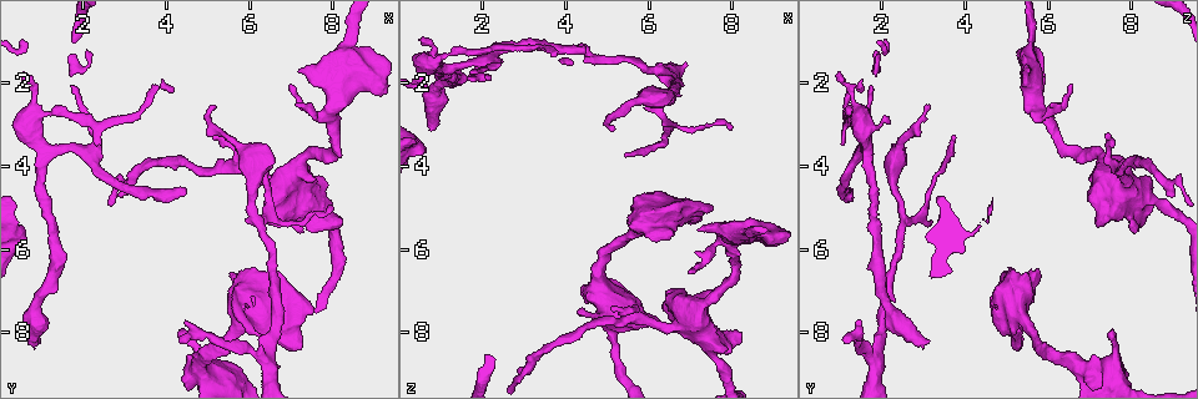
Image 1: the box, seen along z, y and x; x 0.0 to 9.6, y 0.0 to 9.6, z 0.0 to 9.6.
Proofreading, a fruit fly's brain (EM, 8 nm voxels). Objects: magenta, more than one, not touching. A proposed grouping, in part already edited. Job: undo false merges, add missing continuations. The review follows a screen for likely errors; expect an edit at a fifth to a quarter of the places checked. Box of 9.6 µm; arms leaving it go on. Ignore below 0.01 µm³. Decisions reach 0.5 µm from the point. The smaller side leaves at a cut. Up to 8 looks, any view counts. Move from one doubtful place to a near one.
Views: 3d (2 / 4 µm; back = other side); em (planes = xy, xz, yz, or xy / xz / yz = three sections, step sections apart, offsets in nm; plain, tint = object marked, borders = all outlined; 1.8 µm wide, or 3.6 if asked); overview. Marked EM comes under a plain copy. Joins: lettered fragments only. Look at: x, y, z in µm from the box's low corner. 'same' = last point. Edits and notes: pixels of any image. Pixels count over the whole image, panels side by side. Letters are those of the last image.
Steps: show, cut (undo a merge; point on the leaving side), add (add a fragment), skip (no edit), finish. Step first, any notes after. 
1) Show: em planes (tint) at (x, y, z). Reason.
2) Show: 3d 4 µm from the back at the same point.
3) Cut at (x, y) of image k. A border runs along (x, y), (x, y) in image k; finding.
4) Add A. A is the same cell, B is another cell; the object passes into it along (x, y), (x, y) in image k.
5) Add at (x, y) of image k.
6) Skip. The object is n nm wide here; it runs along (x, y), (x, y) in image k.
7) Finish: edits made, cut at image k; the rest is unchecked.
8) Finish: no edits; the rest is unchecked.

Show: 3d 4 µm at (1.70, 2.10, 1.70). Free end.

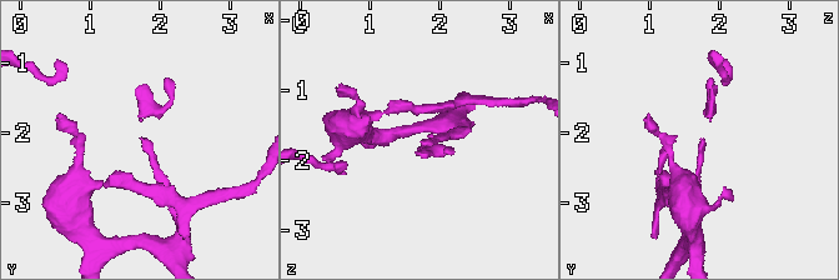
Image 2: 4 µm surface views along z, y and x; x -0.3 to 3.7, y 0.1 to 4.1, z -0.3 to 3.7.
Show: em xy step 4 (tint) at (1.70, 2.05, 1.75).

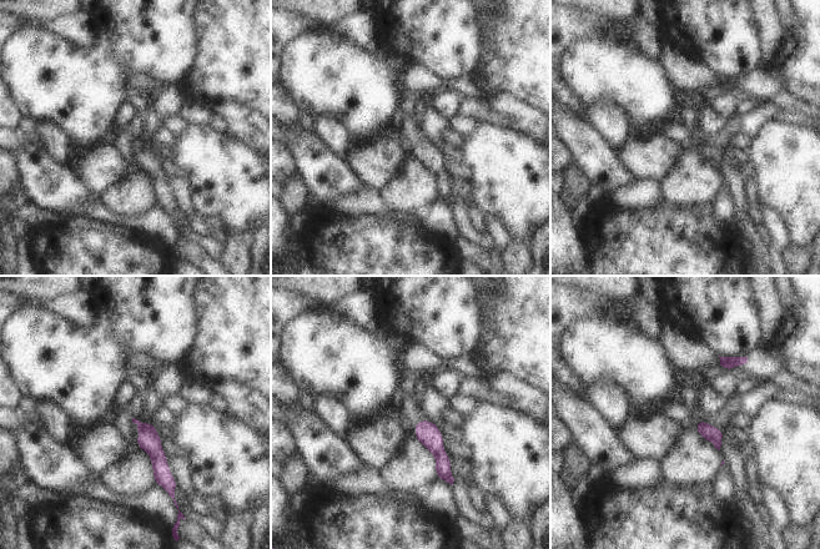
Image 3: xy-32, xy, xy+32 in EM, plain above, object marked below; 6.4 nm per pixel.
Show: em planes (borders) at the same point. Another direction.

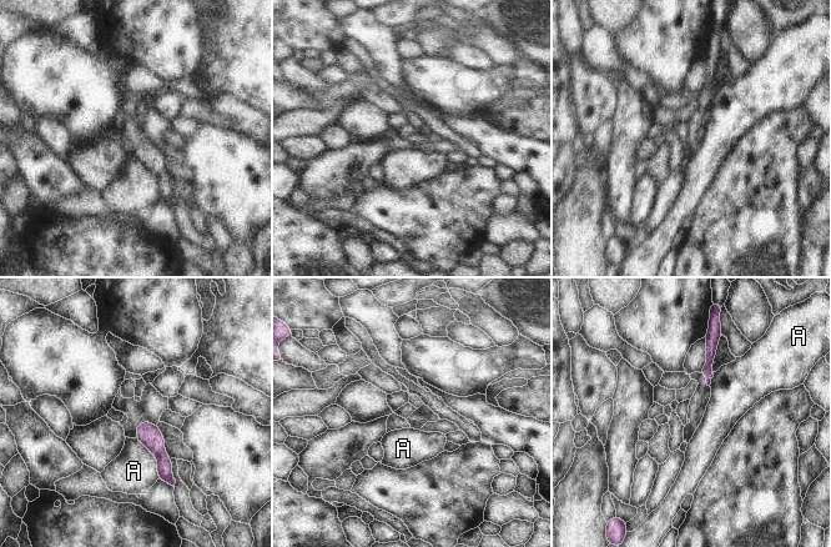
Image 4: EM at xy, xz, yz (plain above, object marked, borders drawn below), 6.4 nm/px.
Skip. A is another cell; no lettered fragment goes on from it.

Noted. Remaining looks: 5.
Show: 3d 4 µm at (5.40, 3.25, 3.75).

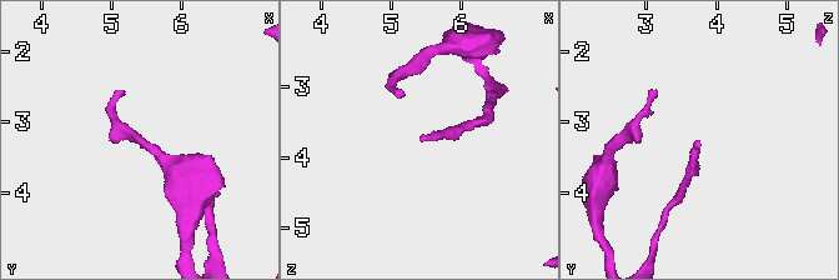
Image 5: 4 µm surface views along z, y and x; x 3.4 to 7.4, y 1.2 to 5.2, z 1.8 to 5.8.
Show: em planes (borders) at (5.45, 3.30, 3.75).

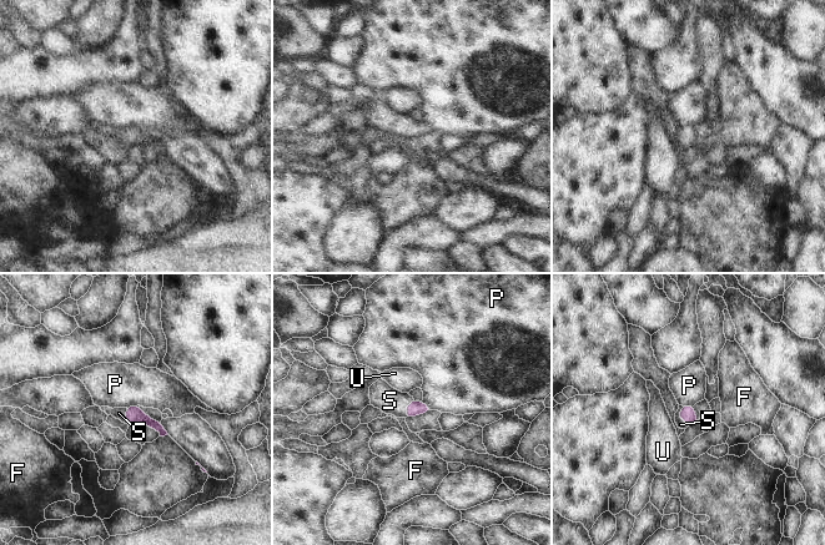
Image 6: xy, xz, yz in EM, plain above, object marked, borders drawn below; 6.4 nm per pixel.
Add S. S is the same cell, F, P and U are other cells; the object passes into it along (414, 408), (407, 405), (390, 400) in image 6; it goes on there.

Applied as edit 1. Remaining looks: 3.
Show: 3d 4 µm at (0.80, 8.10, 2.85).

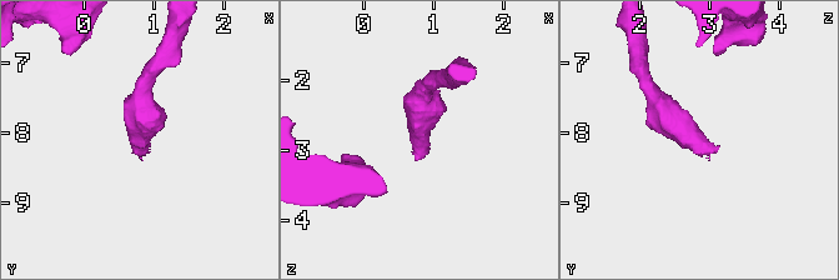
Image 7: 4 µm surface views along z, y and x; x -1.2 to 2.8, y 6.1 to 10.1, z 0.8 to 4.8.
Show: em planes (tint) at (0.80, 8.10, 2.80). Now the EM.

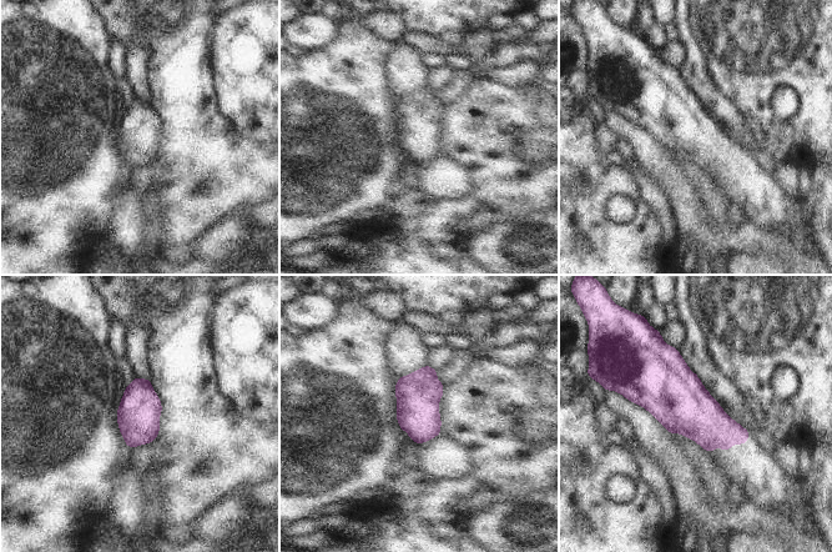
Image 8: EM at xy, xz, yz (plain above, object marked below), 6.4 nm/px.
Show: em planes (borders) at the same point.

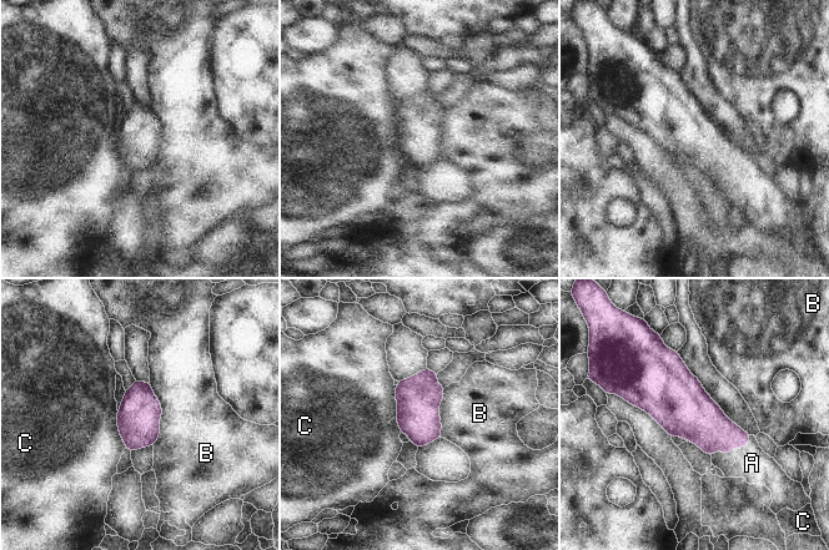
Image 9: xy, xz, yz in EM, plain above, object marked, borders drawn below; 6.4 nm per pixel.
Add A. A is the same cell, B and C are other cells; the object passes into it along (703, 422), (732, 448), (752, 463) in image 9; the neuron continues.

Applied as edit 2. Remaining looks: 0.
Finish: edits made, add at image 6, add at image 9; the rest is unchecked.

